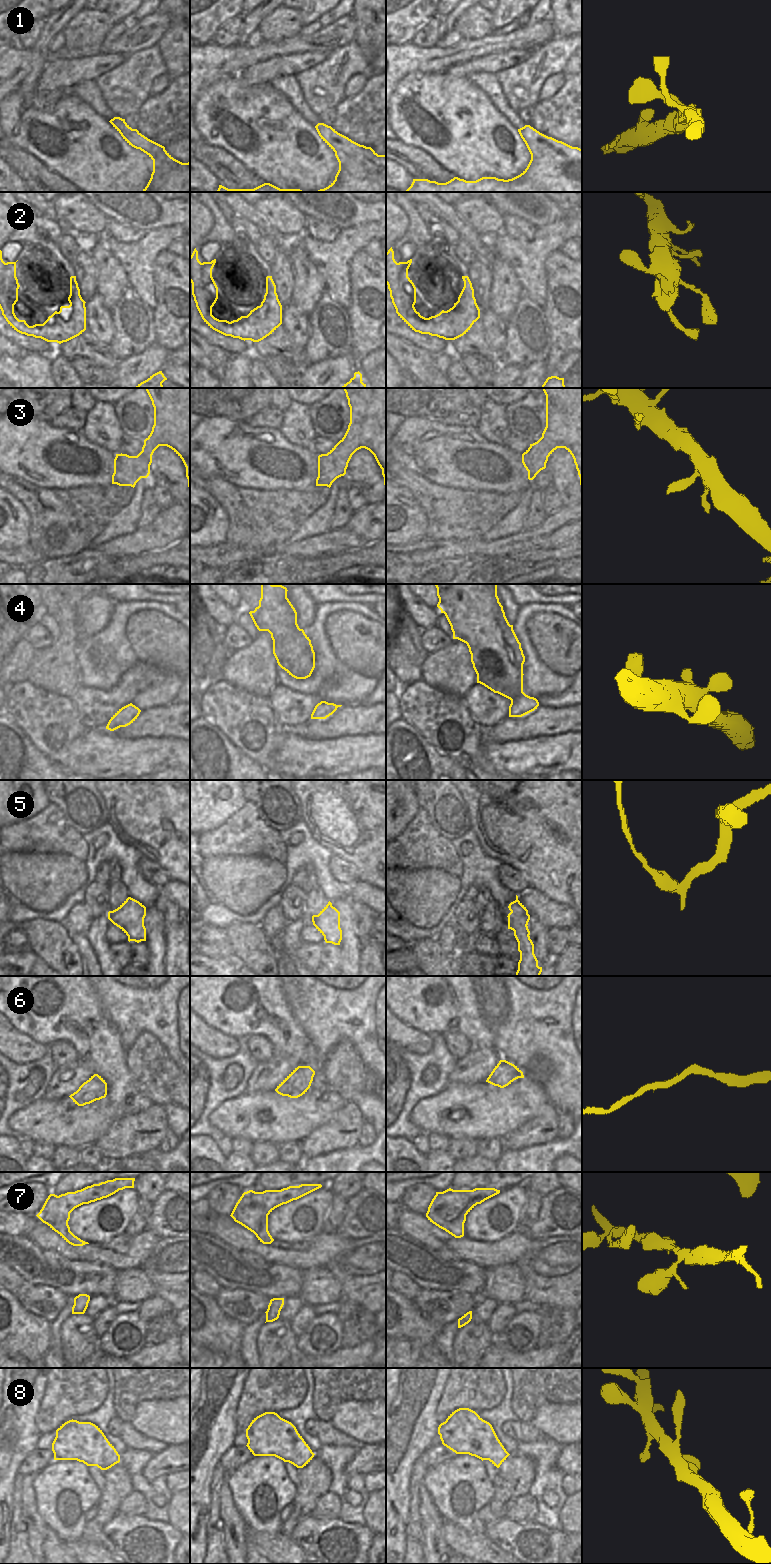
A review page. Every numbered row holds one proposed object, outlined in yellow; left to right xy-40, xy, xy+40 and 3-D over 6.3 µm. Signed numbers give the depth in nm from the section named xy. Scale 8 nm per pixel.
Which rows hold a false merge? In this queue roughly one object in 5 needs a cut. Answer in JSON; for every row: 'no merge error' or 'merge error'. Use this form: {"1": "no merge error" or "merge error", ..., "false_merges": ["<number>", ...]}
{"1": "no merge error", "2": "no merge error", "3": "no merge error", "4": "no merge error", "5": "merge error", "6": "no merge error", "7": "no merge error", "8": "no merge error", "false_merges": ["5"]}

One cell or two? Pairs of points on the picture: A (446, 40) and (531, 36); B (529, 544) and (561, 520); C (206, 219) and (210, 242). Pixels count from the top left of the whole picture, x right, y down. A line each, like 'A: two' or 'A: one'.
A: two
B: one
C: two

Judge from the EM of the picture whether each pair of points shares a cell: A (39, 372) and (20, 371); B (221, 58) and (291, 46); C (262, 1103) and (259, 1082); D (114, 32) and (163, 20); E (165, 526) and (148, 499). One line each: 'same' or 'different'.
A: same
B: same
C: different
D: different
E: different

